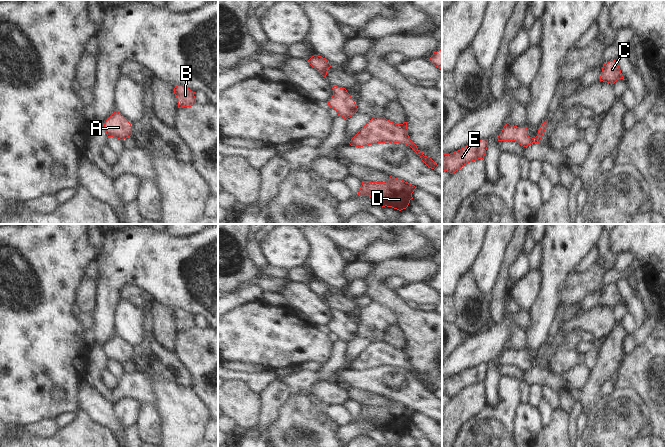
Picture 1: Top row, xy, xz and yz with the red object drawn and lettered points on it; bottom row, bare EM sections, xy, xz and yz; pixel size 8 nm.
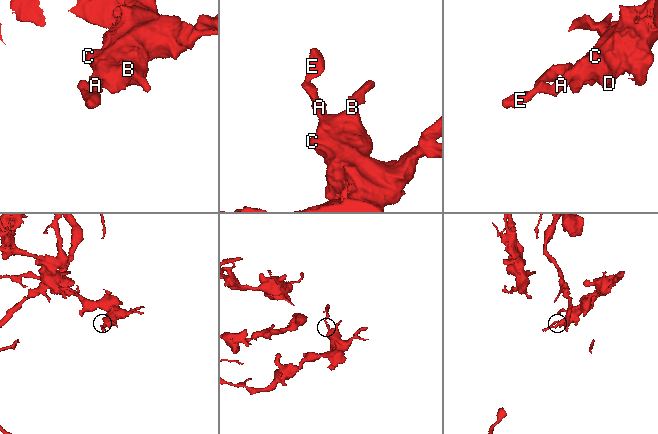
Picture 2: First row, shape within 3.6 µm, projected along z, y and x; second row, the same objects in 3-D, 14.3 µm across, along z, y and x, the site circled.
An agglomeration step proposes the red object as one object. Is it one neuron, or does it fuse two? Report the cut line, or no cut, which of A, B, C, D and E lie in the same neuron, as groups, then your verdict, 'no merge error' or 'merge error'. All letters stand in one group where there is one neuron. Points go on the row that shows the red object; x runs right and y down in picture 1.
no cut | A B C D E | no merge error

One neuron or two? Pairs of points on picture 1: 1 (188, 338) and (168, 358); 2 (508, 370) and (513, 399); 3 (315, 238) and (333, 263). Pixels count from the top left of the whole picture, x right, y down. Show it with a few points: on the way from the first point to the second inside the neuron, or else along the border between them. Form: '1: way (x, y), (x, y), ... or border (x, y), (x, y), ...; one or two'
1: border (174, 351), (189, 370); two
2: border (501, 376), (512, 376), (522, 383); two
3: way (321, 244), (327, 257); one

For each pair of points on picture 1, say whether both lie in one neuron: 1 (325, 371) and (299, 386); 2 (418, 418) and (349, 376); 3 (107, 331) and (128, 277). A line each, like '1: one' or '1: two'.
1: two
2: two
3: one

